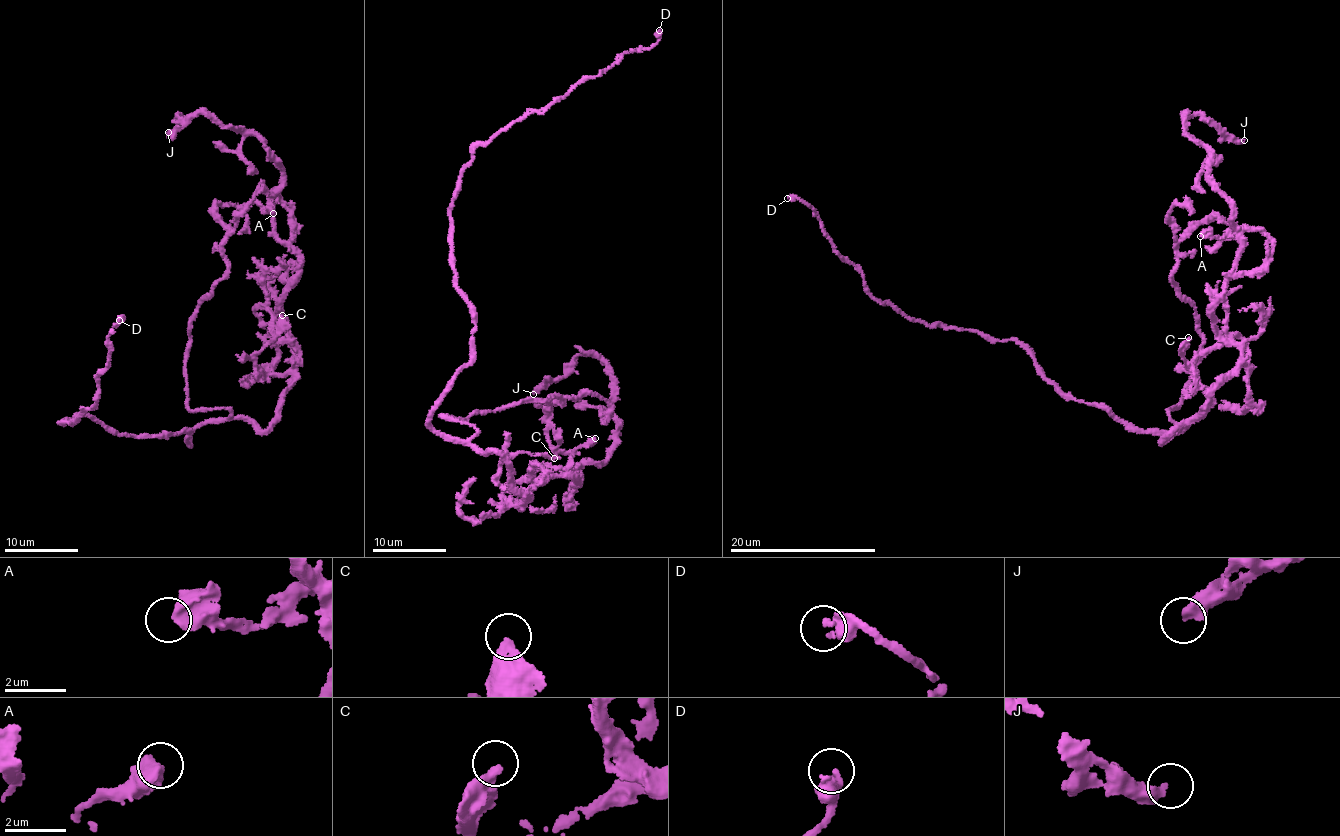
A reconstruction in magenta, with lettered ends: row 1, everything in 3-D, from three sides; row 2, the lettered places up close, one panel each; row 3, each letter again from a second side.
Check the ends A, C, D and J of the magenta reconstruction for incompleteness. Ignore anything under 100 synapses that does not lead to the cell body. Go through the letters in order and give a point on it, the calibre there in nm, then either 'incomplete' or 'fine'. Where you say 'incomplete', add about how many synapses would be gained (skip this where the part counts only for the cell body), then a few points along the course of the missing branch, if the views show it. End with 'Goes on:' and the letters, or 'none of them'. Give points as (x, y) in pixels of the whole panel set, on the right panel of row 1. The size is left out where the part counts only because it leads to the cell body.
A: (1200, 236) | 550 nm | fine
C: (1188, 337) | 400 nm | fine
D: (787, 198) | 400 nm | fine
J: (1244, 140) | 400 nm | fine
Goes on: none of them

